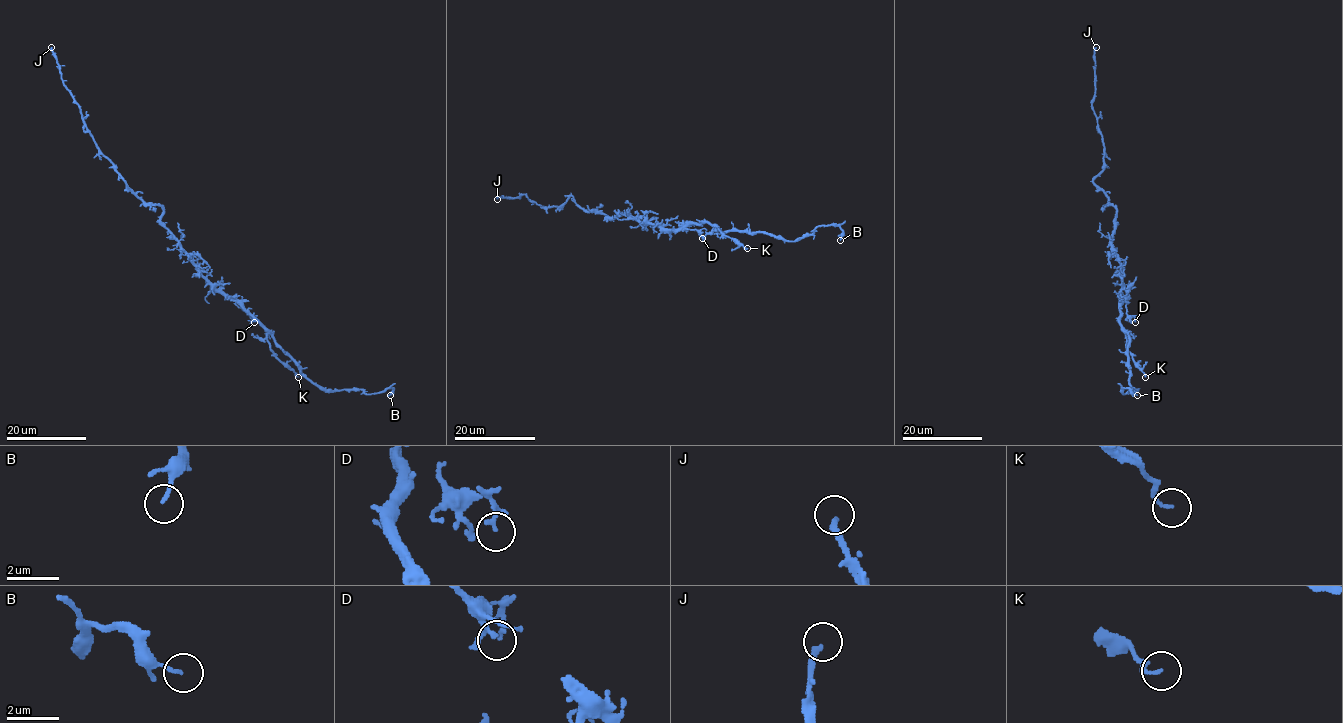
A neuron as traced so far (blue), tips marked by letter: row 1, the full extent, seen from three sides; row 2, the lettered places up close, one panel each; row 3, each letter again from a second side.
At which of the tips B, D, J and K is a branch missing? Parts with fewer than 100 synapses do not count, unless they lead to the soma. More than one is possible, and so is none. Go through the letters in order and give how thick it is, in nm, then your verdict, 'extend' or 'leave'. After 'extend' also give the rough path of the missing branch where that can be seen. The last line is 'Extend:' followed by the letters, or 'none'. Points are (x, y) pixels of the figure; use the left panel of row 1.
B: calibre 110 nm; leave
D: calibre 100 nm; leave
J: calibre 240 nm; extend
K: calibre 120 nm; leave
Extend: J

